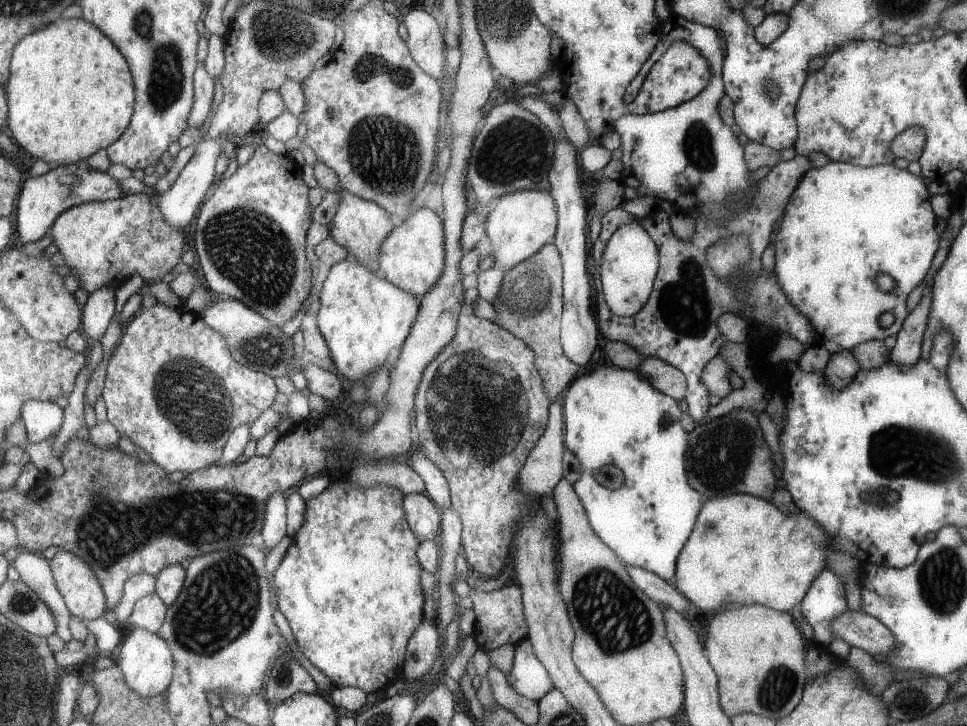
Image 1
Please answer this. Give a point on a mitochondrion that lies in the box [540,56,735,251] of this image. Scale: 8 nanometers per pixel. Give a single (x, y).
(699, 149)

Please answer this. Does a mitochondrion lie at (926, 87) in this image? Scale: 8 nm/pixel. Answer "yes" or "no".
no

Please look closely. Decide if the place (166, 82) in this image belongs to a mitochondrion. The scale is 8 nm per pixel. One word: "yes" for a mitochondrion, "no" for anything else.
yes

